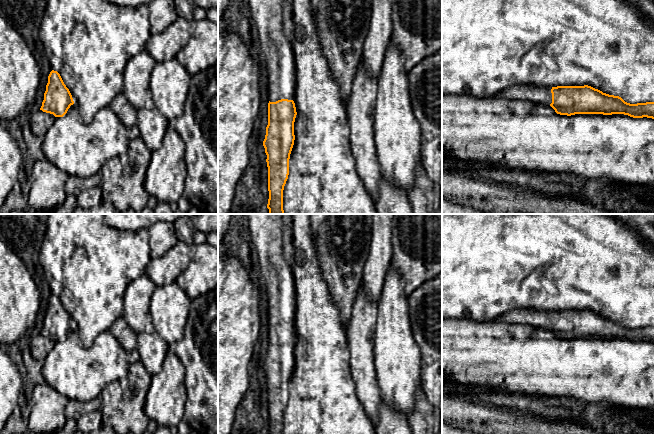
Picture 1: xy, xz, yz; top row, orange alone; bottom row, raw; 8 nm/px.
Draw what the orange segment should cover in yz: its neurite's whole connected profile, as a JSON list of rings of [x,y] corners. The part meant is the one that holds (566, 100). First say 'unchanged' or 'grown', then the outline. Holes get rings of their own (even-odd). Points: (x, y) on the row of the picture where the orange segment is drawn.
grown; [[[514,85],[500,91],[496,95],[497,99],[523,100],[543,106],[551,106],[557,114],[575,115],[575,114],[624,114],[633,118],[652,118],[654,119],[654,102],[630,104],[621,97],[609,95],[591,86],[557,86],[550,90],[544,86],[536,85]]]

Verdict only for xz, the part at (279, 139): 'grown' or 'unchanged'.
grown

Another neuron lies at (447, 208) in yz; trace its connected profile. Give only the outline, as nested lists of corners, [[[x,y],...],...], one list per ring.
[[[442,199],[442,214],[486,214],[486,213],[470,206],[461,206],[459,204],[453,204]]]

